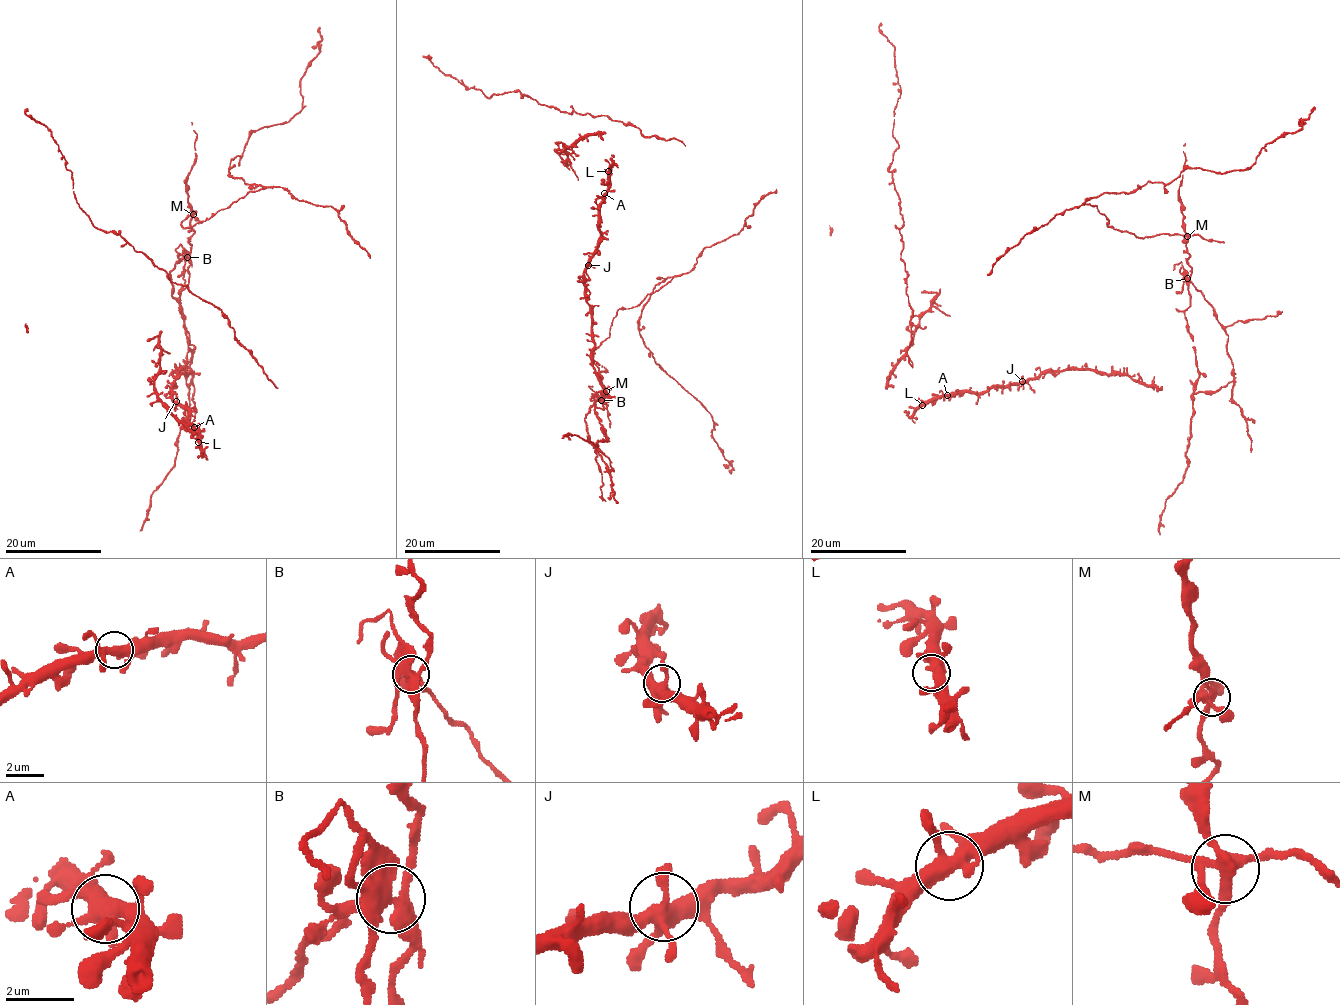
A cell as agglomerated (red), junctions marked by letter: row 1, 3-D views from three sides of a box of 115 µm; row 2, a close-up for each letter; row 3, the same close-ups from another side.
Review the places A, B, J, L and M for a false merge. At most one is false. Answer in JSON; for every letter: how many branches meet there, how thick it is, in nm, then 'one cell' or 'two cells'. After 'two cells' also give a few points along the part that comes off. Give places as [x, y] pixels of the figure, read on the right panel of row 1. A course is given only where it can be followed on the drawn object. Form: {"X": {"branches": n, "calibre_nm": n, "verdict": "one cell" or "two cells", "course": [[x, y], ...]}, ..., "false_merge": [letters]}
{"A": {"branches": 5, "calibre_nm": 400, "verdict": "one cell"}, "B": {"branches": 5, "calibre_nm": 440, "verdict": "two cells", "course": [[1187, 278], [1213, 308], [1213, 315], [1228, 336], [1228, 356], [1234, 380], [1231, 400], [1246, 422], [1251, 452]]}, "J": {"branches": 5, "calibre_nm": 400, "verdict": "one cell"}, "L": {"branches": 4, "calibre_nm": 420, "verdict": "one cell"}, "M": {"branches": 5, "calibre_nm": 320, "verdict": "one cell"}, "false_merge": ["B"]}

